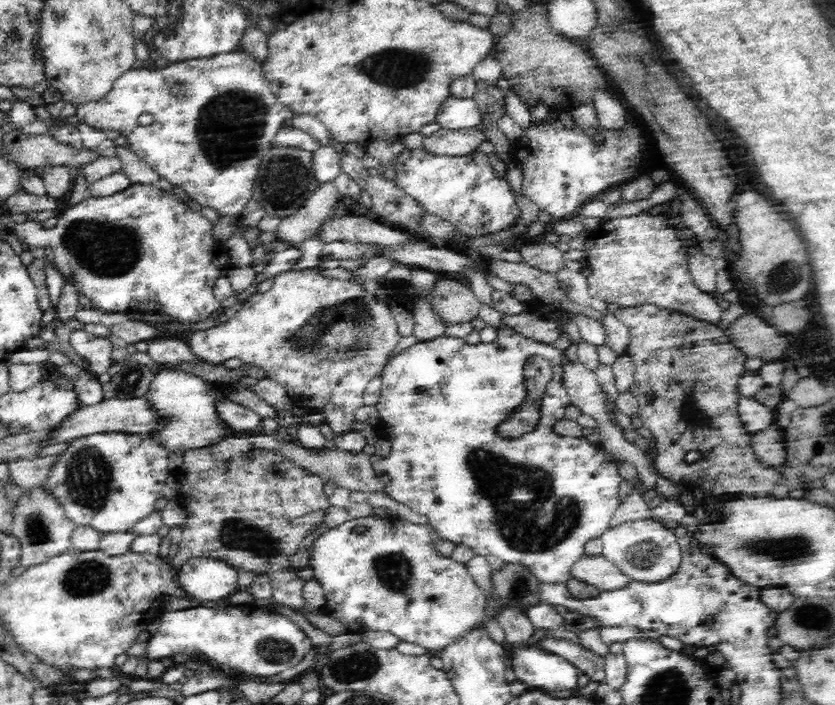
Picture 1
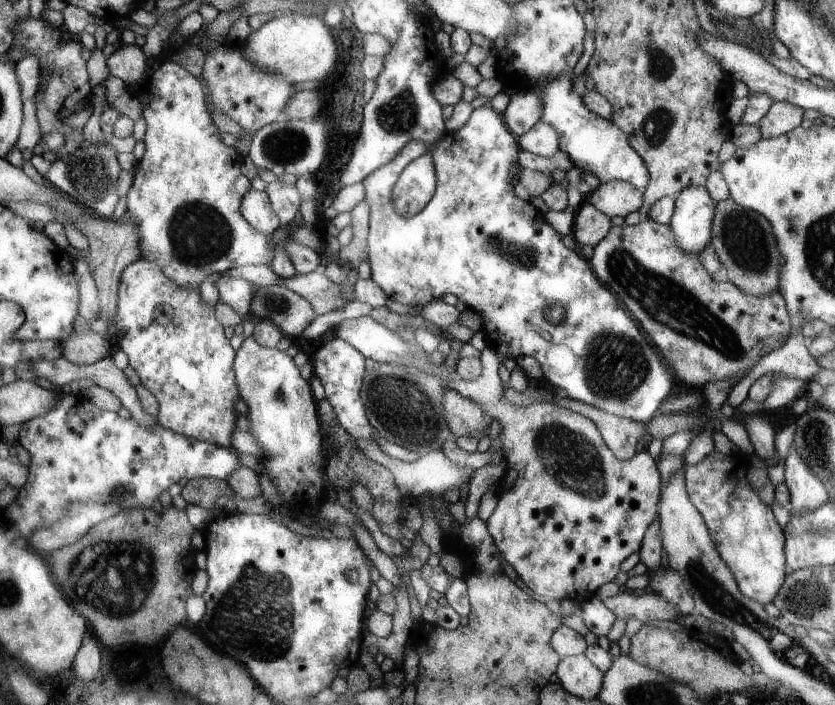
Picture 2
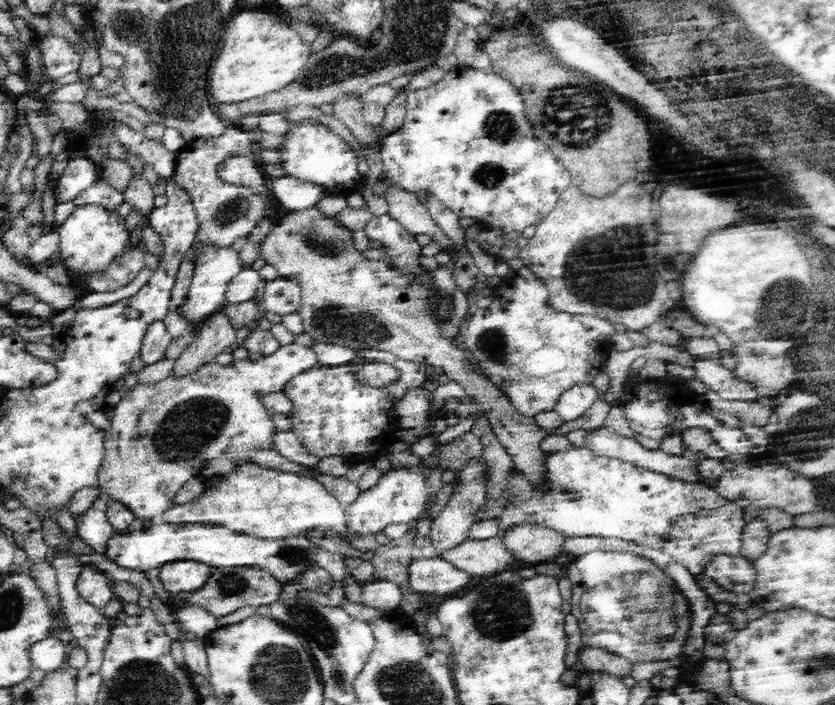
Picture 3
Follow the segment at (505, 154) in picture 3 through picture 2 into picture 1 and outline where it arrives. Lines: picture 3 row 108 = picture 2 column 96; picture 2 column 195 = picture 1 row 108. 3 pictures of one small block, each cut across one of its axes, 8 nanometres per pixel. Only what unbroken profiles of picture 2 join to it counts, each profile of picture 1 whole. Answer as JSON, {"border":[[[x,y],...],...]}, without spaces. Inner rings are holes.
{"border":[[[450,95],[436,113],[435,122],[449,131],[468,131],[477,128],[480,120],[480,106],[473,98],[456,98]]]}

